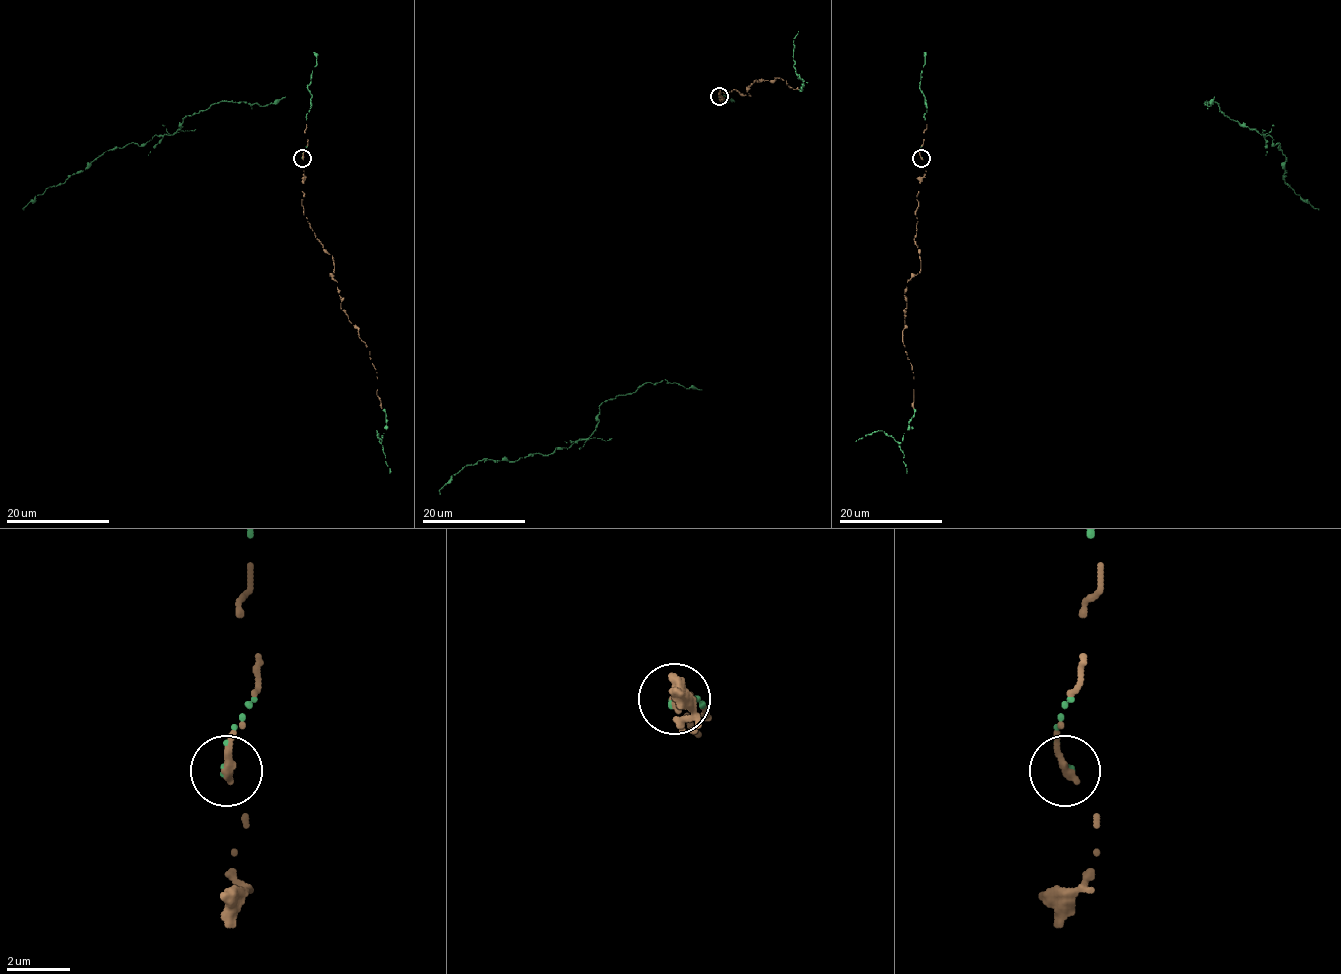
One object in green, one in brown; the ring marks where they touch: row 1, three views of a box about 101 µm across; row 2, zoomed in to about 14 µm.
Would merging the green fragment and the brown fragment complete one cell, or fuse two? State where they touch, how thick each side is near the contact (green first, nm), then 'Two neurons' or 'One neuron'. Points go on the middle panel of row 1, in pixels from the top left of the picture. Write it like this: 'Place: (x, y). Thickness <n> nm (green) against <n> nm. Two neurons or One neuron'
Place: (719, 96). Thickness 140 nm (green) against 280 nm. One neuron

